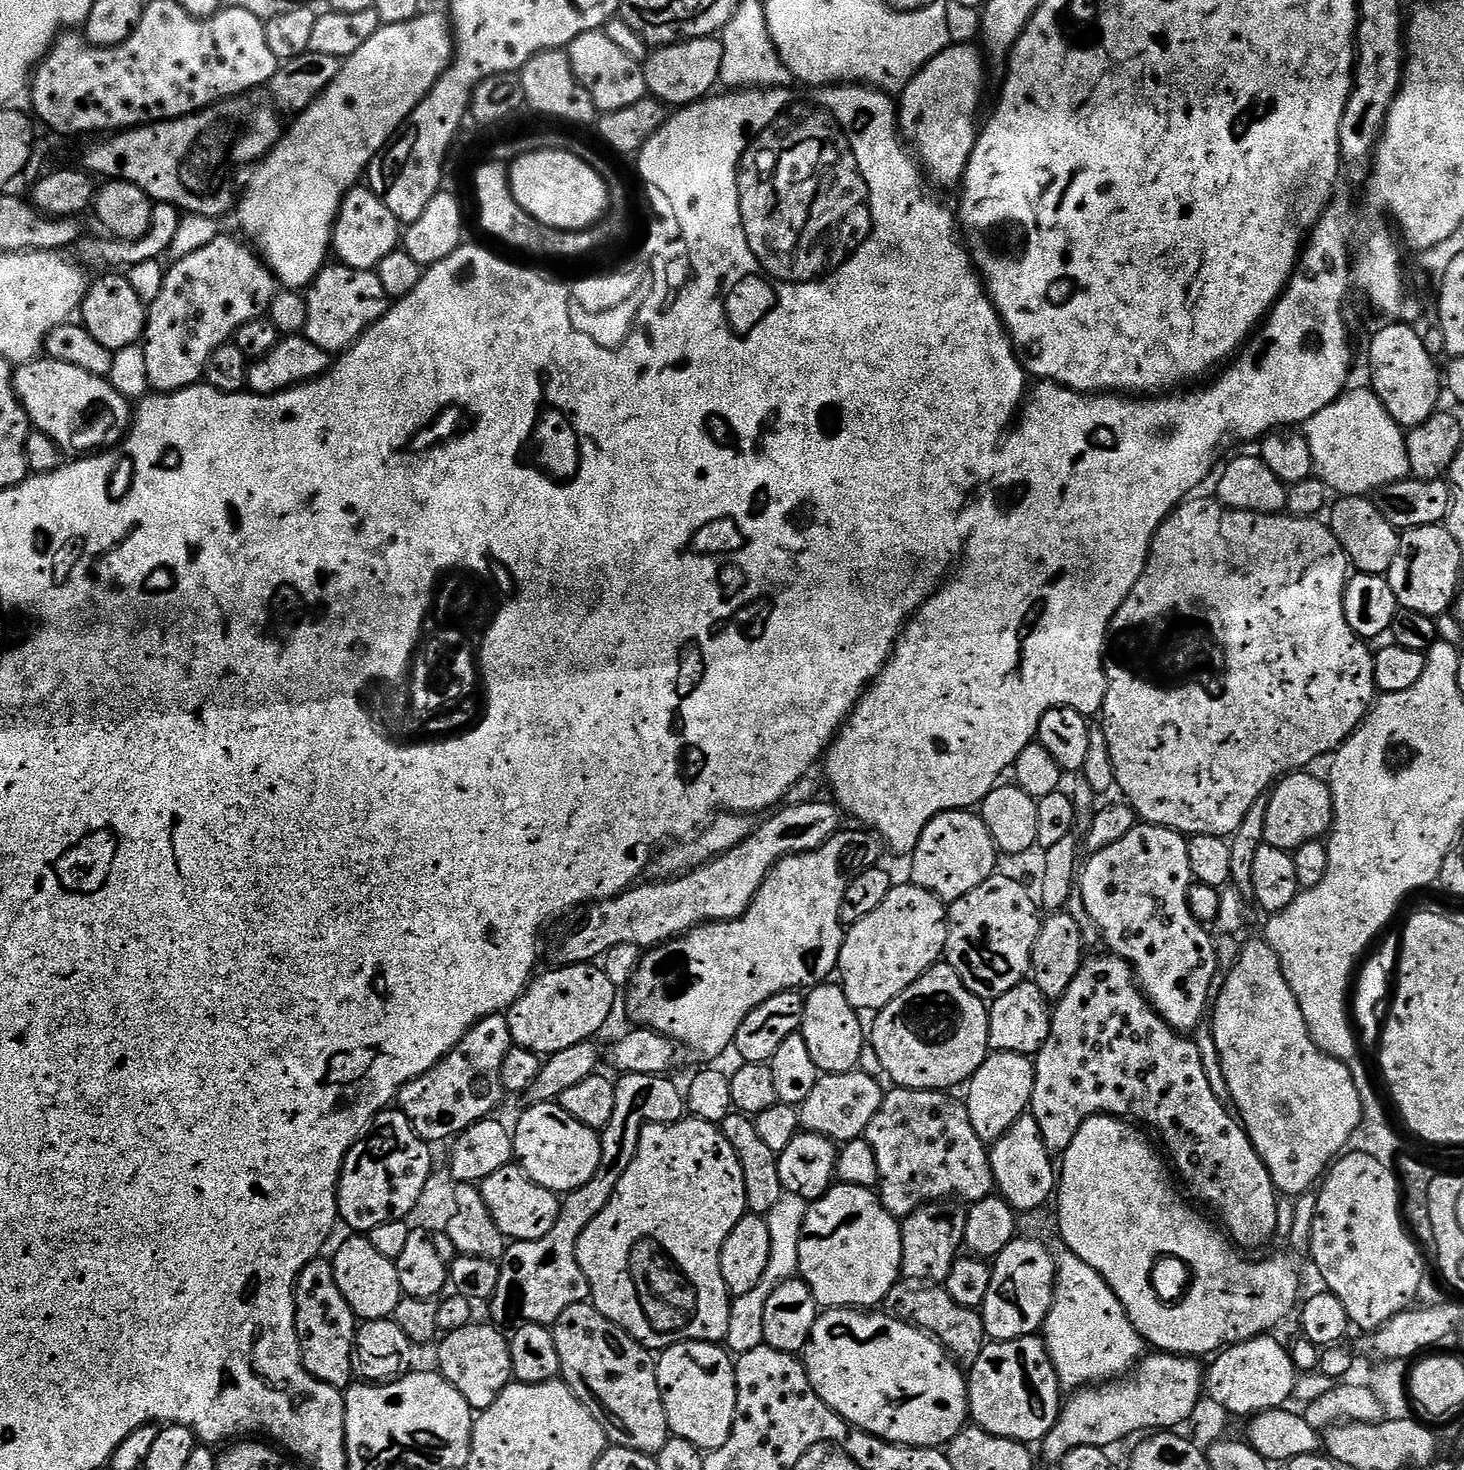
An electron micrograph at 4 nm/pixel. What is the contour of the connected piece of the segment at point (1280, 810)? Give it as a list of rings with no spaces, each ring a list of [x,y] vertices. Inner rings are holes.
[[[1311,771],[1289,772],[1271,789],[1266,806],[1264,843],[1292,852],[1311,840],[1327,837],[1332,831],[1332,789],[1327,779],[1311,776]]]

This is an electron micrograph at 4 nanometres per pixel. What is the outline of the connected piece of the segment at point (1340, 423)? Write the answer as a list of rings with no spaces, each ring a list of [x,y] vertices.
[[[1371,387],[1354,388],[1341,394],[1330,406],[1318,410],[1318,414],[1302,425],[1306,442],[1310,442],[1315,475],[1340,496],[1368,496],[1410,476],[1405,429],[1390,418],[1386,406],[1382,406]]]

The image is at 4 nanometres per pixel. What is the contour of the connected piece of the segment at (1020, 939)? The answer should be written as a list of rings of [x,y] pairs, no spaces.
[[[993,874],[970,894],[951,901],[947,909],[946,962],[965,986],[985,1002],[997,1000],[1029,975],[1042,916],[1036,913],[1037,901],[1028,891],[1027,884]]]

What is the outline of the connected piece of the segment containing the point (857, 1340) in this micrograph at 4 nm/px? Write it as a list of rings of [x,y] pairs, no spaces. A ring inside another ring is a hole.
[[[830,1308],[821,1311],[804,1347],[802,1363],[819,1400],[826,1402],[847,1424],[888,1444],[943,1449],[969,1423],[968,1381],[961,1365],[948,1355],[939,1340],[883,1310]]]

